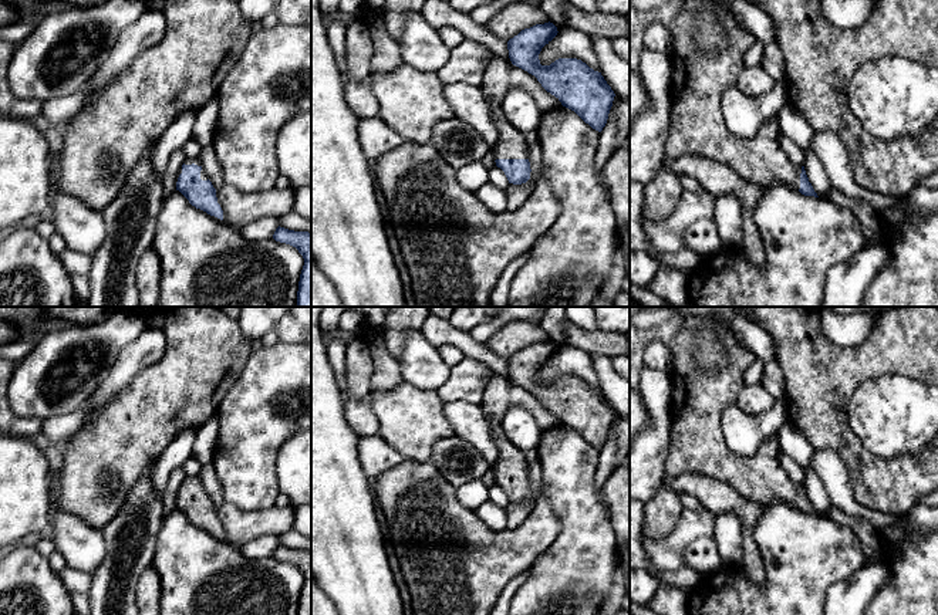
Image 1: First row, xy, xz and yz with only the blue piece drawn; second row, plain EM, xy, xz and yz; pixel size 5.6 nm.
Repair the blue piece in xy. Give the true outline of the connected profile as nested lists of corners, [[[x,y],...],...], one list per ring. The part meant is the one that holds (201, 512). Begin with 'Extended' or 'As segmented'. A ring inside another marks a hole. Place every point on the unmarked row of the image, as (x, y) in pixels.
Extended. [[[199,476],[185,479],[178,493],[176,508],[196,527],[223,538],[223,528],[217,521],[216,507],[200,484]]]

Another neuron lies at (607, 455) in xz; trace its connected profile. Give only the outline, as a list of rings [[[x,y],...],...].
[[[610,428],[608,437],[603,449],[600,450],[598,466],[594,477],[594,486],[603,500],[603,486],[608,476],[613,473],[617,455],[617,430]]]

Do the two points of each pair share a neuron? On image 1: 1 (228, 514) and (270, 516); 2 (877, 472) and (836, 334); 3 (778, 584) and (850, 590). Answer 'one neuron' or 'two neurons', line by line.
1: one neuron
2: two neurons
3: two neurons

